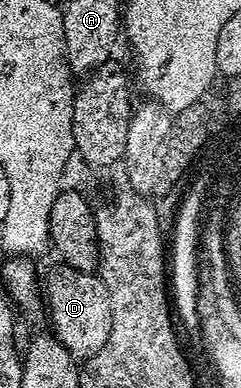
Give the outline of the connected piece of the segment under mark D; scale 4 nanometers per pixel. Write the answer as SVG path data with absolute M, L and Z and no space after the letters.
M62 264L61 269L53 269L43 277L43 305L49 308L49 321L53 324L52 336L67 347L75 359L95 355L107 335L111 335L111 295L97 273L75 271L70 265Z

